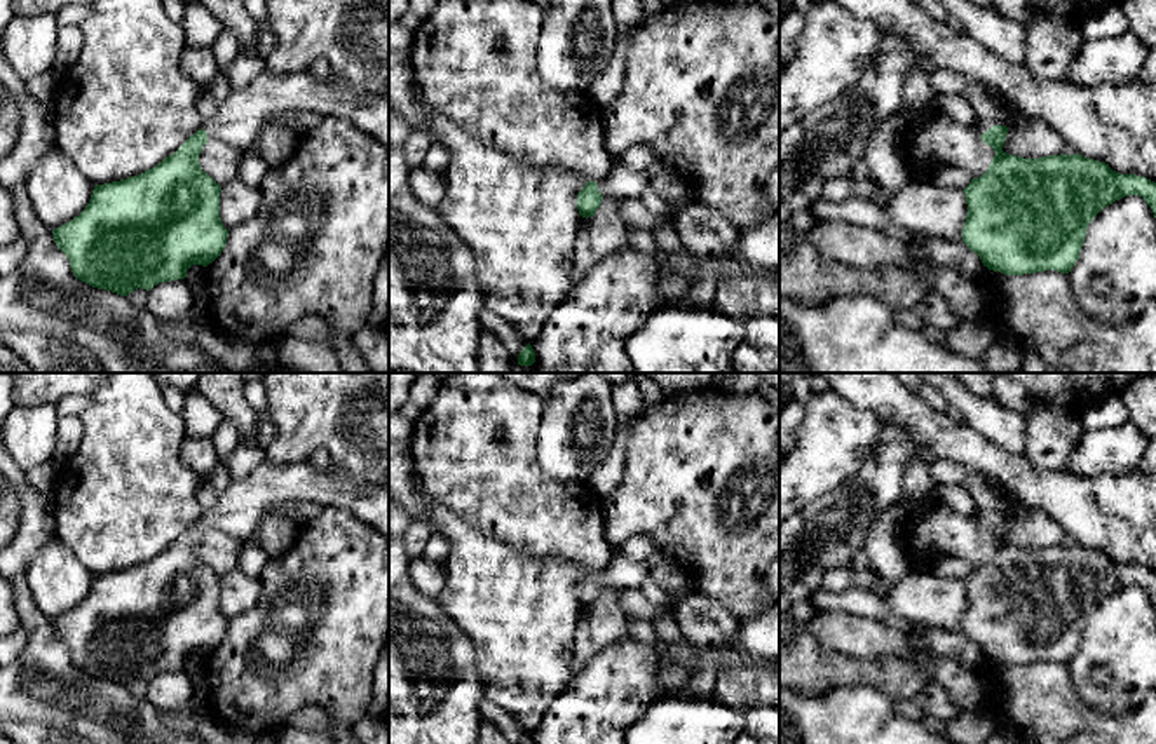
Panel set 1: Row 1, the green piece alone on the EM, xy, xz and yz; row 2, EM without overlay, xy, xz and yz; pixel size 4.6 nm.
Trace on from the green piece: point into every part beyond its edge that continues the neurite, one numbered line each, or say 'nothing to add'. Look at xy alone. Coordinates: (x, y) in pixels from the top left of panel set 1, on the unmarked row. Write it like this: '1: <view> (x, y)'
1: xy (239, 509)

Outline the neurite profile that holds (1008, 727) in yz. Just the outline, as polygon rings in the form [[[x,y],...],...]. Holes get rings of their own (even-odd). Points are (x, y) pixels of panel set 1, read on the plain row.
[[[992,714],[990,718],[994,720],[996,730],[1017,737],[1020,744],[1039,744],[1030,732],[1018,728],[1013,721]]]

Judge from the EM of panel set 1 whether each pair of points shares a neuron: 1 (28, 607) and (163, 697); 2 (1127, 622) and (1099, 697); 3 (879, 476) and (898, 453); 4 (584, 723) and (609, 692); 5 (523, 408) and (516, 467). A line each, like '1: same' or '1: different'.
1: different
2: same
3: same
4: same
5: same

